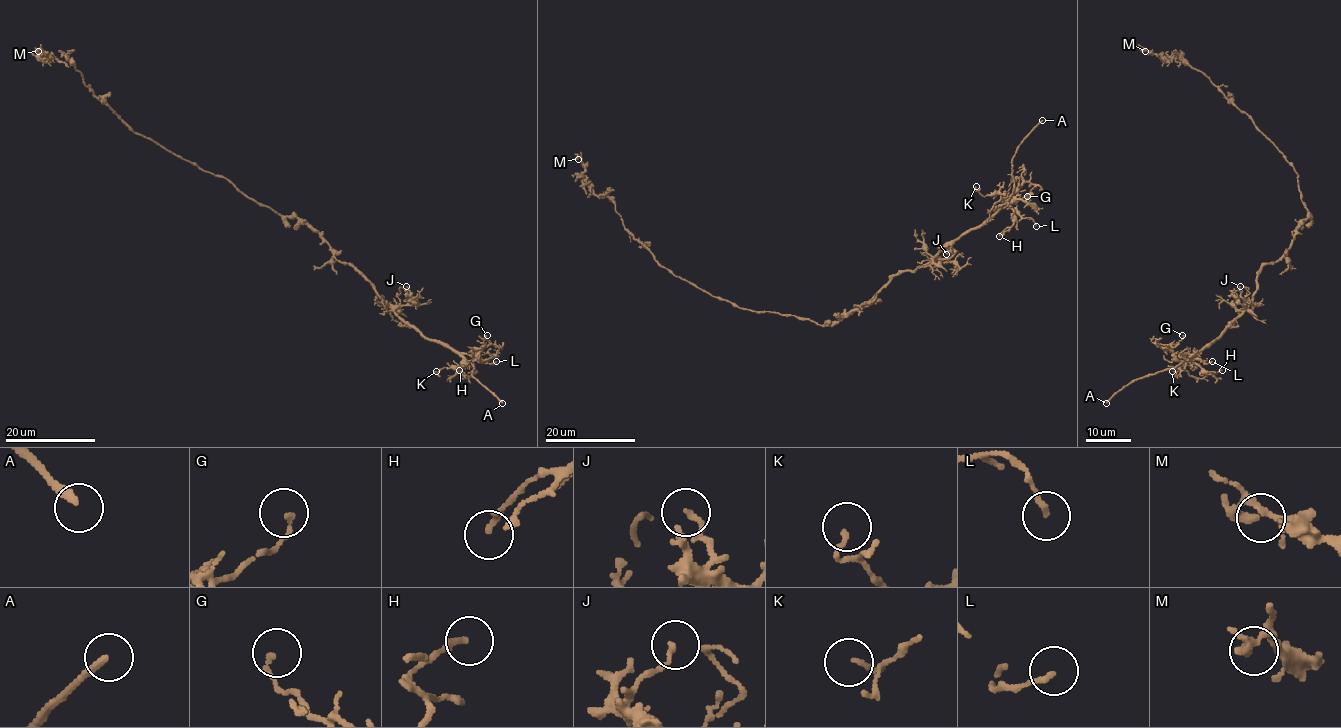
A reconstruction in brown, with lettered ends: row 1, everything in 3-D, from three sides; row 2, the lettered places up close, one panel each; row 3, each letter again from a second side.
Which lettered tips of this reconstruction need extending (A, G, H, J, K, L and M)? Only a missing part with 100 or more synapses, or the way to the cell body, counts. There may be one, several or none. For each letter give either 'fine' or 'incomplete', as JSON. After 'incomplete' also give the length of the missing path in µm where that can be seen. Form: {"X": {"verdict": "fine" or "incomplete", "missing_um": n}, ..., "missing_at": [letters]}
{"A": {"verdict": "incomplete", "missing_um": 20}, "G": {"verdict": "fine"}, "H": {"verdict": "fine"}, "J": {"verdict": "fine"}, "K": {"verdict": "fine"}, "L": {"verdict": "fine"}, "M": {"verdict": "fine"}, "missing_at": ["A"]}

